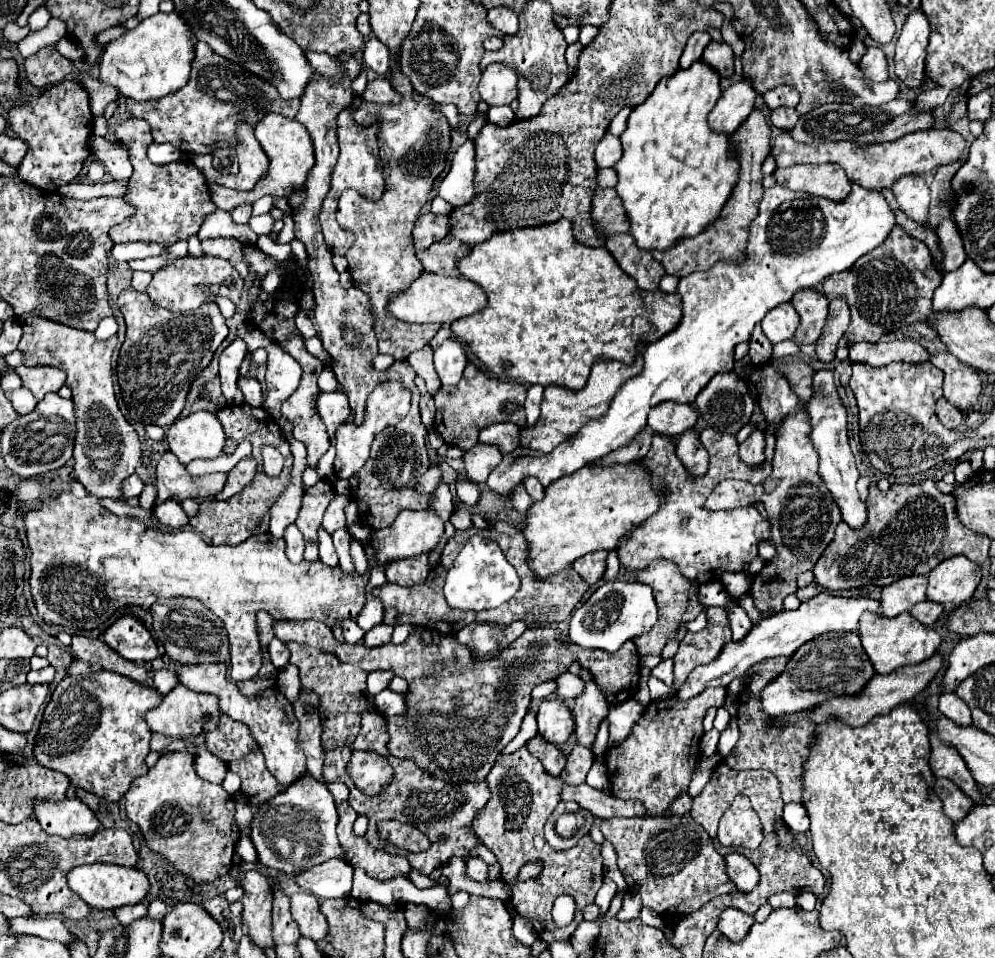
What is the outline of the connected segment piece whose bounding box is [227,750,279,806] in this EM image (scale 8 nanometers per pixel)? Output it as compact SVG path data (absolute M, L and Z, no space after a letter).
M255 750L255 752L247 754L245 758L241 758L237 762L231 762L227 768L231 772L239 774L241 792L245 796L249 796L251 806L259 806L261 802L273 798L279 792L277 780L267 770L261 750Z

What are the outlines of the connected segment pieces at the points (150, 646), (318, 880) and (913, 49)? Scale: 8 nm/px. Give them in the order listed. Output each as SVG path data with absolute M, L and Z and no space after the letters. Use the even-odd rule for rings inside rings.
M125 614L121 616L113 626L109 626L103 632L103 640L115 650L119 652L123 658L127 660L141 660L141 662L151 662L159 656L157 644L151 638L149 630L145 628L145 624L133 616L133 614Z
M331 858L301 874L297 874L297 884L319 898L347 898L351 894L351 878L347 862L341 858Z
M921 8L913 10L897 38L895 46L895 74L909 88L919 88L923 84L923 68L927 56L931 26L927 24L927 16Z

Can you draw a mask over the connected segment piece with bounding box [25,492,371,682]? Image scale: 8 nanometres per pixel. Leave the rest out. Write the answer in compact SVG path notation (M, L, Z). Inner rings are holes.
M71 492L59 494L59 498L37 512L27 512L25 528L31 548L31 594L35 598L39 616L45 622L59 624L69 632L93 630L97 628L97 616L105 620L127 604L151 608L157 598L191 596L201 600L225 622L231 644L231 678L235 682L253 678L262 666L262 651L256 627L257 612L265 610L275 620L321 620L333 628L341 620L357 618L367 602L365 592L371 576L371 564L365 574L343 574L341 566L331 568L319 560L303 560L301 564L291 564L285 556L285 542L273 538L271 534L251 536L247 542L237 546L215 546L205 542L203 536L193 530L163 534L135 518L111 514L99 504L95 496L75 498Z

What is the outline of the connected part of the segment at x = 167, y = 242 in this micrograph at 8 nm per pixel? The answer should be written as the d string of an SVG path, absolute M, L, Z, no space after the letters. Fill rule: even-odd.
M127 118L115 128L117 142L121 142L129 152L129 162L133 166L133 176L127 182L129 192L123 196L125 202L131 202L135 214L127 222L113 226L109 230L113 242L159 242L161 246L171 246L179 240L187 240L199 232L207 214L213 214L217 206L211 200L207 180L193 166L191 160L179 160L165 166L155 166L147 158L147 148L153 144L147 122L139 118Z

